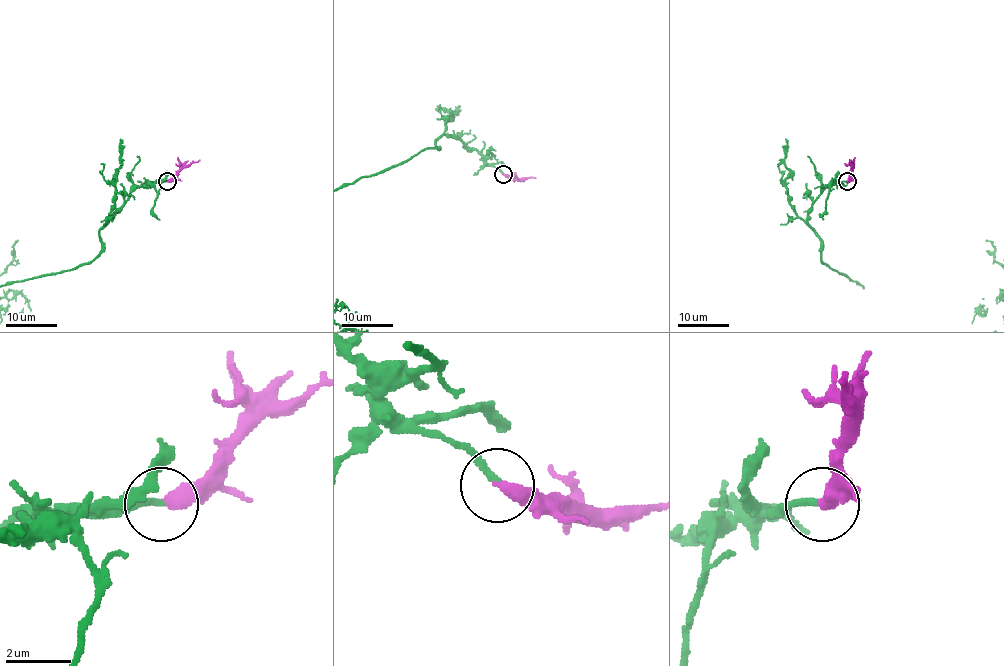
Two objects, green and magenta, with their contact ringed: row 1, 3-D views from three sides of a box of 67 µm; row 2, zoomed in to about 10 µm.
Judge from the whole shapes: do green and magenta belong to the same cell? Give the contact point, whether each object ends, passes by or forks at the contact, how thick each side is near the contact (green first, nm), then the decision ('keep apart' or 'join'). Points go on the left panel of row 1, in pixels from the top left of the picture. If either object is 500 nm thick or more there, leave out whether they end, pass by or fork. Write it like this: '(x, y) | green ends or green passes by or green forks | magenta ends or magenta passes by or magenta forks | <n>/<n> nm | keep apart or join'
(167, 181) | green ends | magenta ends | 200/400 nm | join

